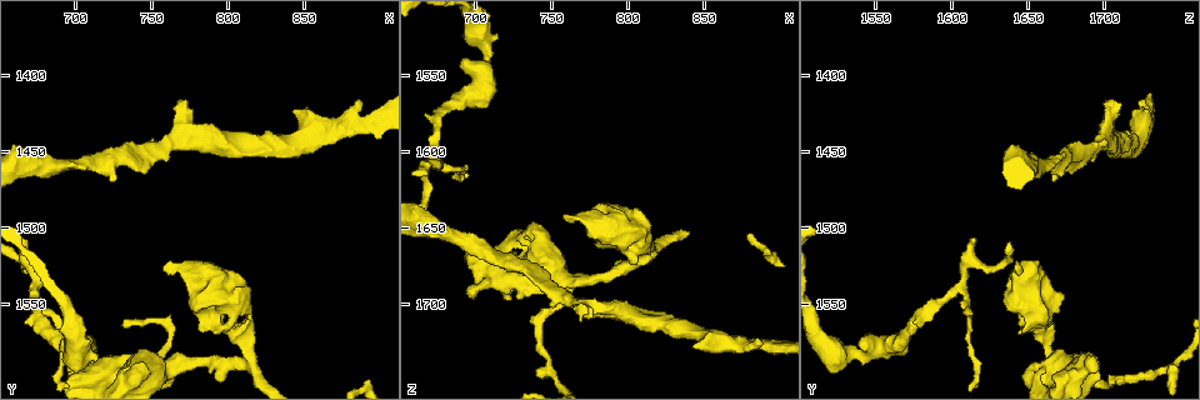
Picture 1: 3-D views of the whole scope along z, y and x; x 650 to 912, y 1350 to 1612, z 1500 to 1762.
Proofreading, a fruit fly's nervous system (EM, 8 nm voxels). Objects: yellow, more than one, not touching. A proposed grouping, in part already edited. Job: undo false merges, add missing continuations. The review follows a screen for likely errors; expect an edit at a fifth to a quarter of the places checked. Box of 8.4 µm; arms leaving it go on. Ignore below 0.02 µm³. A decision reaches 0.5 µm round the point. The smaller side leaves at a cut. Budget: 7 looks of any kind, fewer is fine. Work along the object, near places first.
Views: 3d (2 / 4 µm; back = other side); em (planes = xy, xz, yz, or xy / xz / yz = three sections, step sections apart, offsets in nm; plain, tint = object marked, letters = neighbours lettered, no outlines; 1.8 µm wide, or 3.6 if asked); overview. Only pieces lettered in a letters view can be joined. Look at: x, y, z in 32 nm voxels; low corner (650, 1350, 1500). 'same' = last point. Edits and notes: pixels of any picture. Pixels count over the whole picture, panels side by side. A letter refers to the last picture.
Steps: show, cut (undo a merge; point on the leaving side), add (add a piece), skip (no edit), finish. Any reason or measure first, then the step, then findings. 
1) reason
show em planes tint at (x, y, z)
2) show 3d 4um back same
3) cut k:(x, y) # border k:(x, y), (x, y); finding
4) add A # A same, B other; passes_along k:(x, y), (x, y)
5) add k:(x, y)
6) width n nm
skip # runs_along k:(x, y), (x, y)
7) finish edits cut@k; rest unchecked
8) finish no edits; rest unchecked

closes a loop
show em planes tint at (810, 1552, 1654)

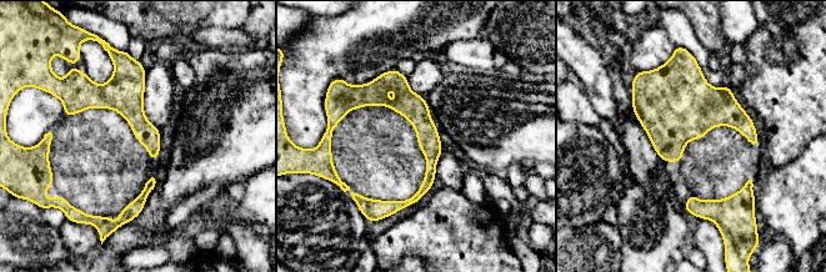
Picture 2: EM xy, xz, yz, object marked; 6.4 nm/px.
what lies round it
show em planes letters same

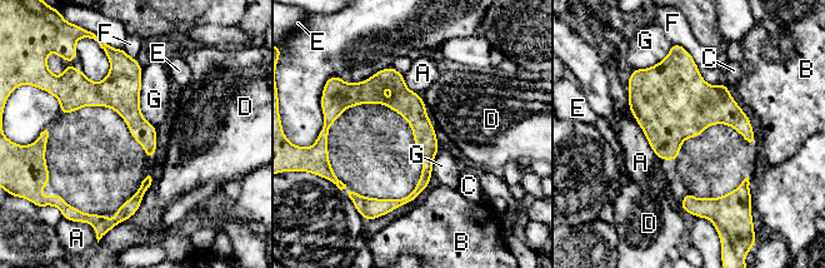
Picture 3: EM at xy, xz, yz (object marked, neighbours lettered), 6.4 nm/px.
skip # A other, B other, C other, D other, E other, F other, G other; border 3:(143, 70), (139, 109), (155, 127); continuous, no second neuron

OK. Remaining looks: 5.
free end
show em 3.6um planes tint at (768, 1416, 1710)

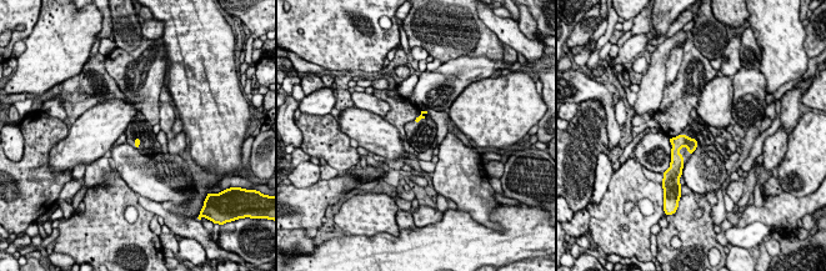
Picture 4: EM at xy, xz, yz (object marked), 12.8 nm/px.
what lies round it
show em 3.6um planes letters same

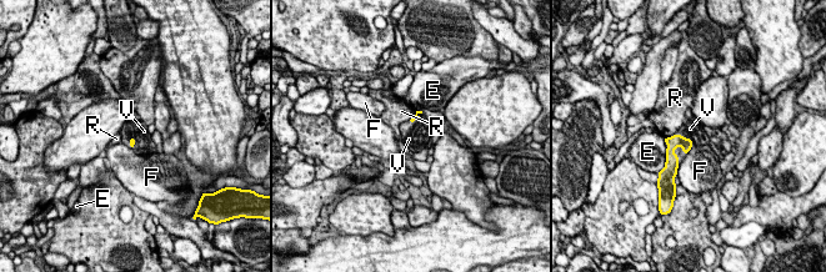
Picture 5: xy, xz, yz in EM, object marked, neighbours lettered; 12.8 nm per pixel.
add V # E other, F other, R other, V same; passes_along 5:(669, 172), (676, 156), (679, 150); the neuron continues

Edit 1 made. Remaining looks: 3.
see it whole again
show overview

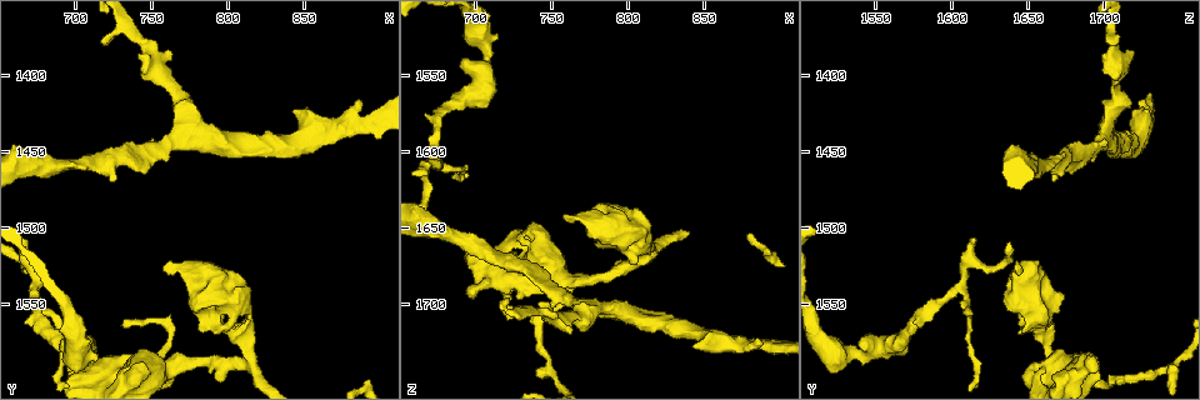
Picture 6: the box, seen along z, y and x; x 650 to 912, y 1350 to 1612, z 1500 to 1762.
show em planes letters at (698, 1592, 1692)

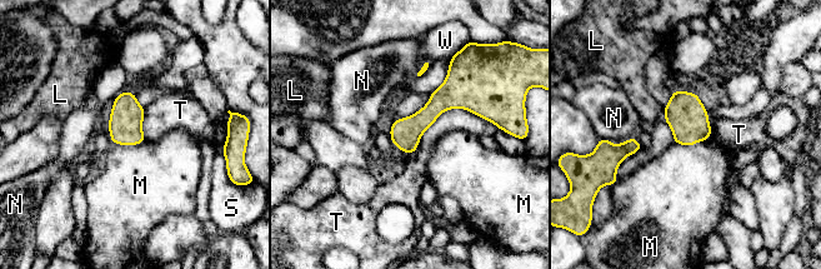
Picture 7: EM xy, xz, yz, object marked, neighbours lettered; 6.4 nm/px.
width 200 nm
skip # L other, M other, N other, S other, T other, W other; border 7:(496, 125), (446, 109), (410, 155); all the same neuron

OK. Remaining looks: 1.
finish edits add@5; rest unchecked

